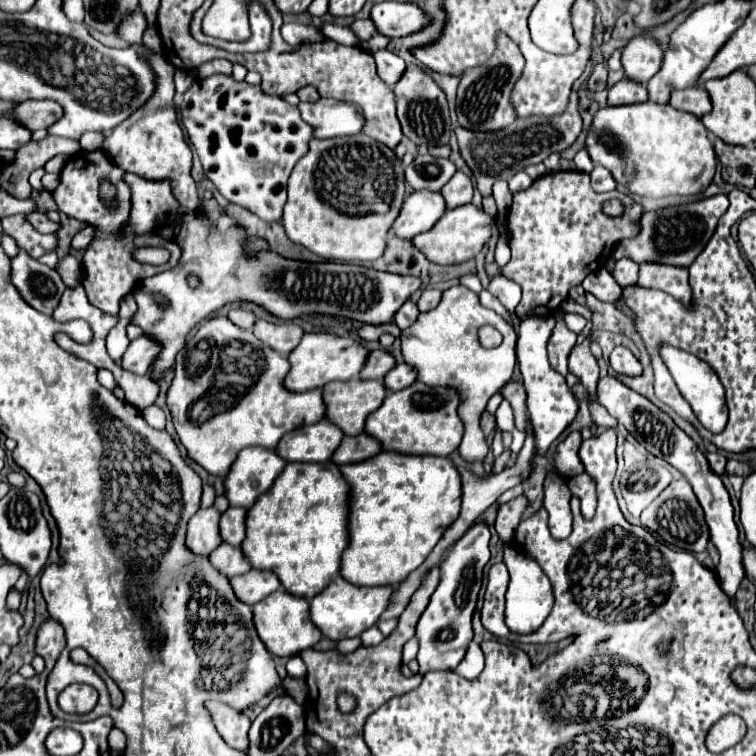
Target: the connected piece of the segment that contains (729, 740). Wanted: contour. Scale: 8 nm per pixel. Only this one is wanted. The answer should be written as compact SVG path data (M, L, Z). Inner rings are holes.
M729 714L723 716L725 720L719 720L717 724L713 724L713 728L709 730L706 736L706 746L709 751L720 753L729 749L741 741L745 736L745 722L739 724L737 716Z

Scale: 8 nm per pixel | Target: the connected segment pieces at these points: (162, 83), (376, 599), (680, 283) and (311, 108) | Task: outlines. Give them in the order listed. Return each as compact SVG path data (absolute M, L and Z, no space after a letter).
M149 56L153 58L153 70L157 72L157 92L151 96L149 104L141 106L133 116L121 122L113 132L105 138L101 150L125 172L133 172L145 180L169 180L171 192L177 202L189 210L197 210L197 184L191 178L191 148L185 142L183 128L177 122L173 96L173 72L175 66L167 60L167 56Z
M339 574L329 582L327 588L323 588L313 600L311 600L311 620L321 630L321 634L329 640L343 640L343 638L355 638L377 624L381 612L387 608L387 600L393 594L393 586L353 586L345 582Z
M643 262L637 284L663 290L679 302L691 302L691 286L687 282L687 268L683 266Z
M319 98L317 102L299 102L301 118L313 126L313 136L335 138L361 134L365 116L355 104Z

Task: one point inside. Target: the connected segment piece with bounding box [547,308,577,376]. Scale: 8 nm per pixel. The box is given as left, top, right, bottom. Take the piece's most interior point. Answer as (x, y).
(562, 340)

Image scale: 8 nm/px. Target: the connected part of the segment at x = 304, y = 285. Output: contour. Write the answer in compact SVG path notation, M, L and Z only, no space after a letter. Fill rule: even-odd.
M191 220L181 224L177 244L183 252L179 264L173 270L161 272L143 282L143 292L135 296L137 312L131 316L131 324L143 328L145 336L161 344L161 352L149 372L149 378L155 382L173 368L175 356L185 346L185 338L191 328L225 304L251 302L283 320L295 320L309 314L331 314L343 318L347 316L349 320L365 324L387 324L393 320L403 302L421 288L421 278L377 272L359 264L305 262L285 258L271 250L247 254L247 230L237 224L231 224L227 230L219 230L215 220ZM187 274L197 274L203 284L197 290L191 290L187 286ZM155 292L169 300L165 310L161 310L153 300Z

